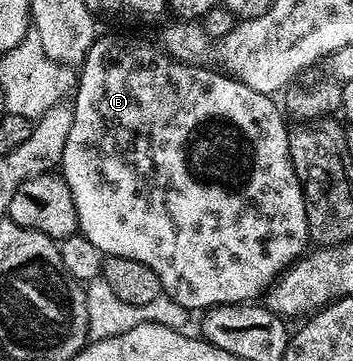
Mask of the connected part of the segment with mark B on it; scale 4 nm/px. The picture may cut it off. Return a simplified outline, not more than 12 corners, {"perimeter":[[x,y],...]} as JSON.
{"perimeter":[[101,34],[79,234],[192,313],[310,243],[273,96]]}

